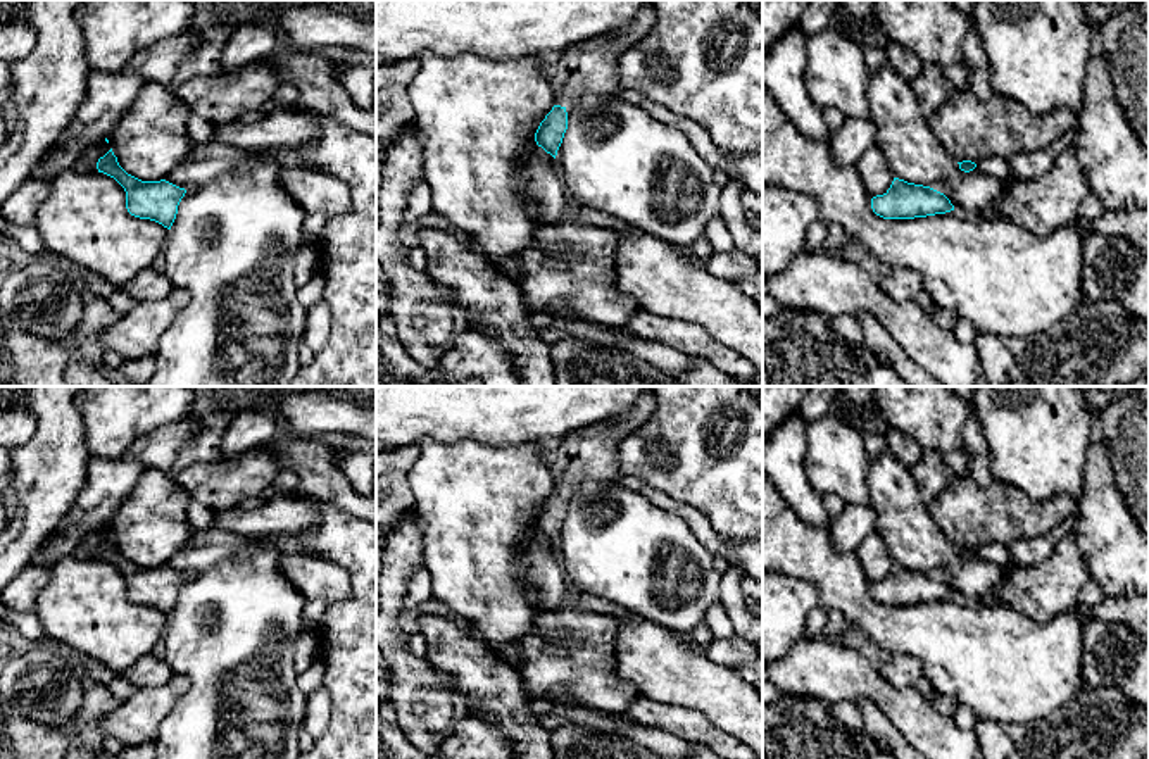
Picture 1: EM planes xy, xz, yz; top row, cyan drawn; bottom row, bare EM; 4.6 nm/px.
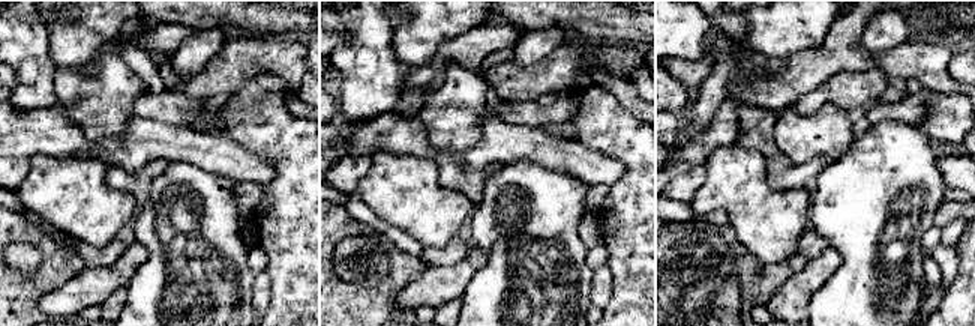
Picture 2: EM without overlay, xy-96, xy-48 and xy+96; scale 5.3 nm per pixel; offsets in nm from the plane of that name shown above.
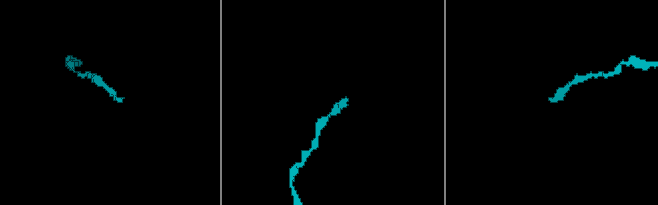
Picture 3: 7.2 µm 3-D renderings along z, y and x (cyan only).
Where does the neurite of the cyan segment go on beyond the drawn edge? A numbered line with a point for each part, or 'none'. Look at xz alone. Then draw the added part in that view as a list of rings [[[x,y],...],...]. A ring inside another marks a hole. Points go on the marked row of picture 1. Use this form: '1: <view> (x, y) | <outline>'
1: xz (589, 66) | [[[647,2],[630,24],[562,48],[557,62],[545,64],[556,105],[576,104],[585,93],[618,93],[619,57],[649,34],[654,24],[656,9]]]

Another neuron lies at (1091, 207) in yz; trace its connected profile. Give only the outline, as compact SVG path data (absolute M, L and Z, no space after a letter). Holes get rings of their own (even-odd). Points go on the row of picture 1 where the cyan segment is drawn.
M1089 193L1083 202L1080 204L1080 219L1092 221L1102 217L1106 212L1104 204L1096 193Z

